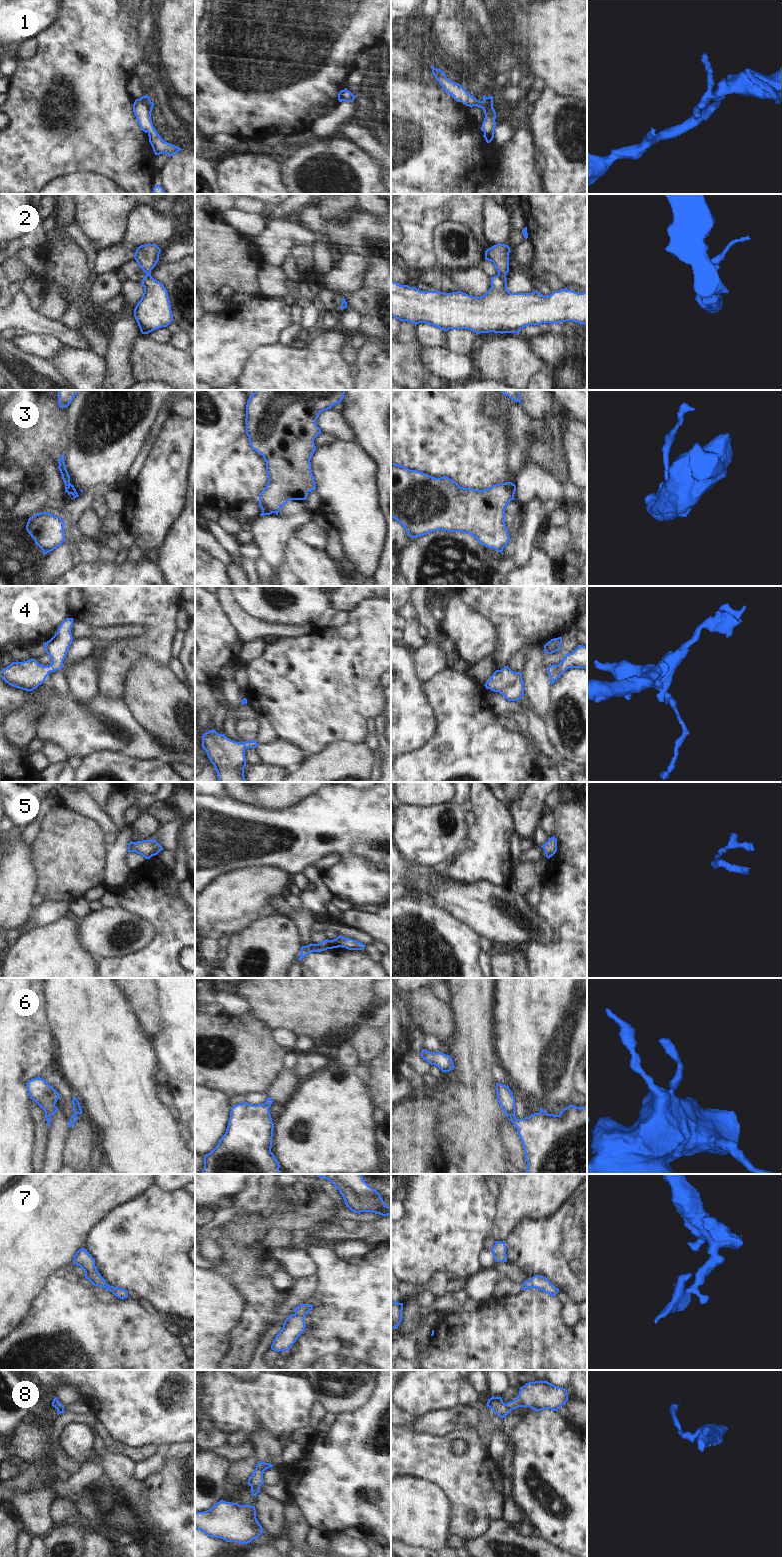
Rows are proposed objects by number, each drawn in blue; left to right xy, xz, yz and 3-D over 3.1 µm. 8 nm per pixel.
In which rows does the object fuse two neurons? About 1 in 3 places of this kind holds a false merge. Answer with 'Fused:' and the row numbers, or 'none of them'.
Fused: 2, 3, 8.

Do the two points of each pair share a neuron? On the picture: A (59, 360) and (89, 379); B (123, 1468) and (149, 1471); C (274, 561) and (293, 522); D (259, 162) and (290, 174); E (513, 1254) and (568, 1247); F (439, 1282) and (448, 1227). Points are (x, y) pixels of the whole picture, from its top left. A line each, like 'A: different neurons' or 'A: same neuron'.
A: same neuron
B: different neurons
C: same neuron
D: different neurons
E: same neuron
F: different neurons

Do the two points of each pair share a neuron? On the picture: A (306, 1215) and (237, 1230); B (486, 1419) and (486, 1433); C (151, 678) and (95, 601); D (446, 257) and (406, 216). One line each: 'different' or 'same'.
A: same
B: same
C: different
D: different

